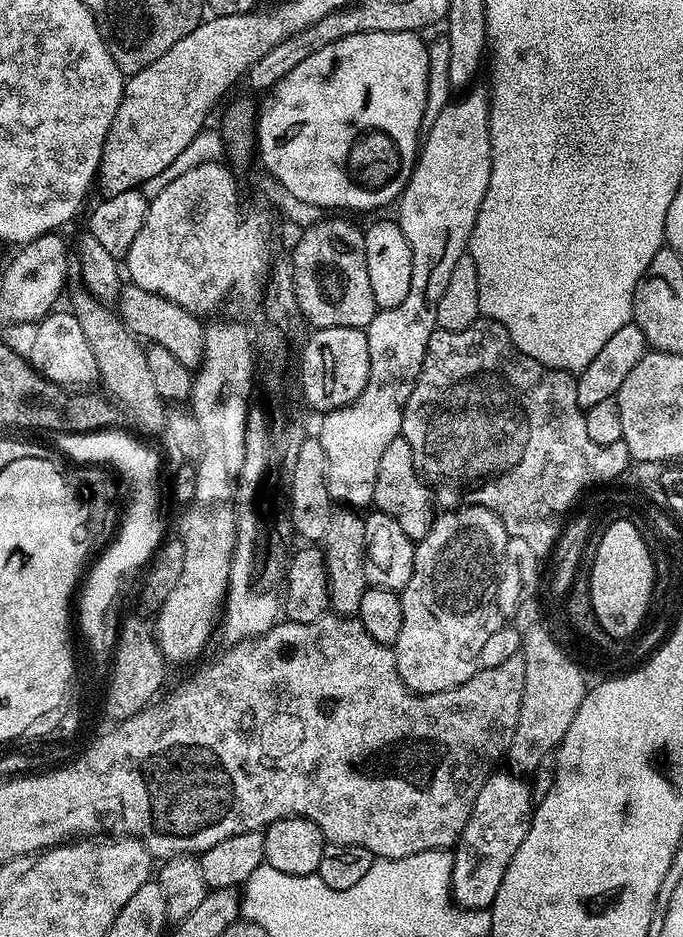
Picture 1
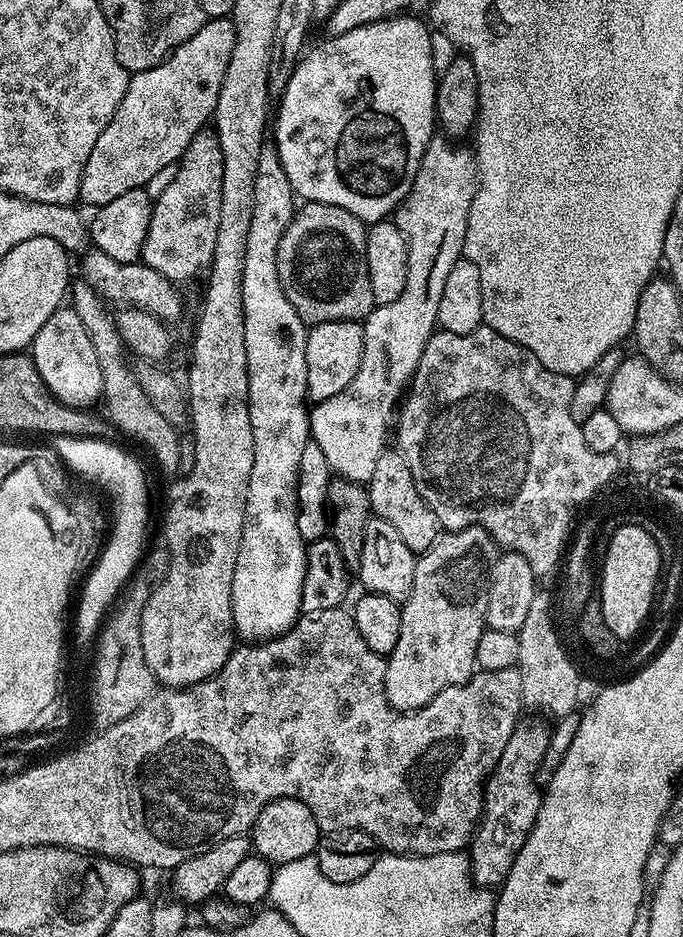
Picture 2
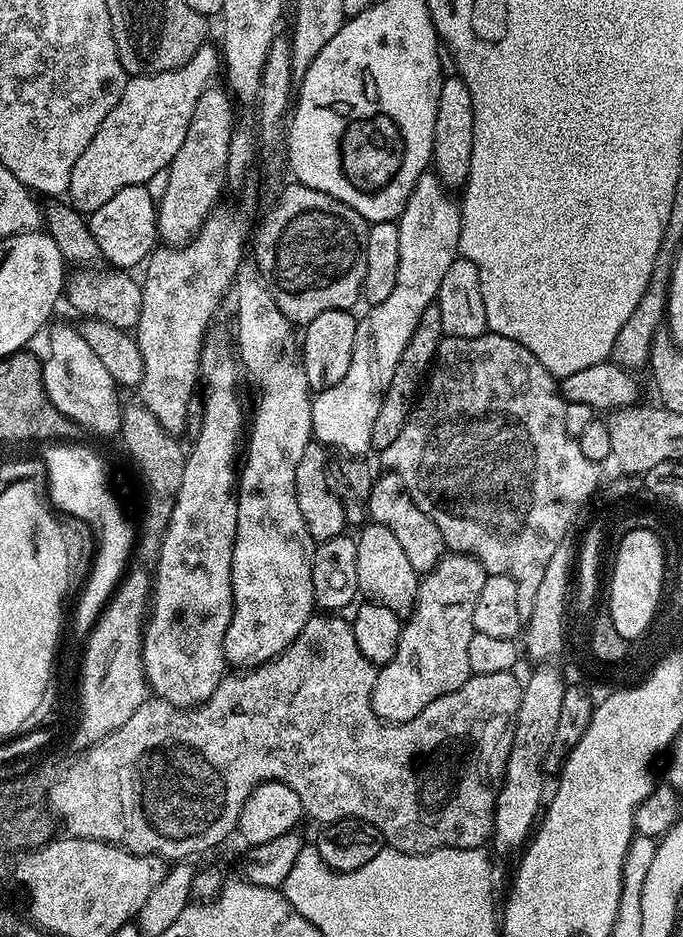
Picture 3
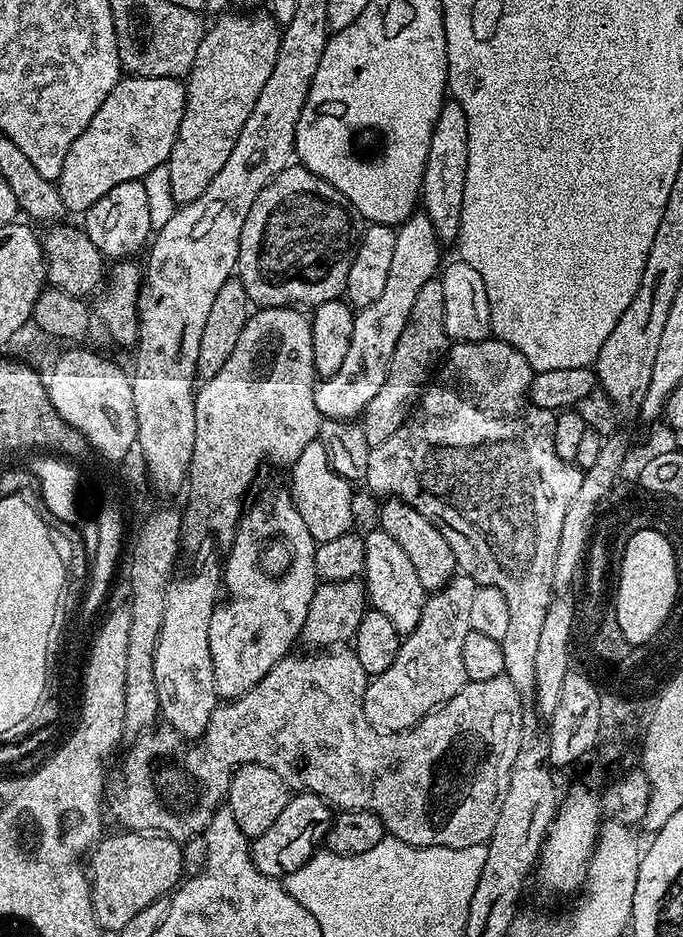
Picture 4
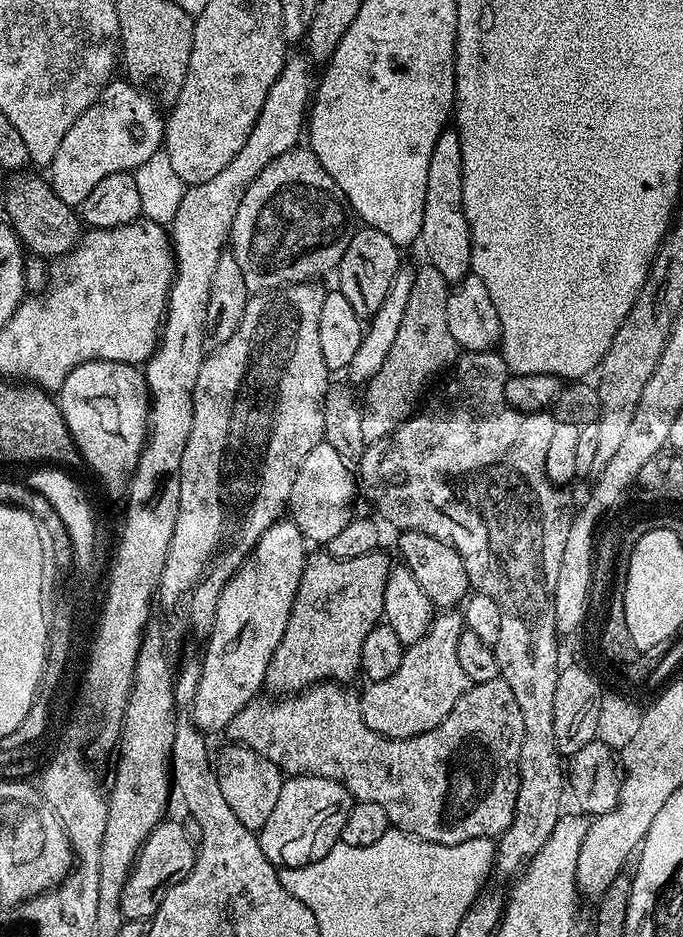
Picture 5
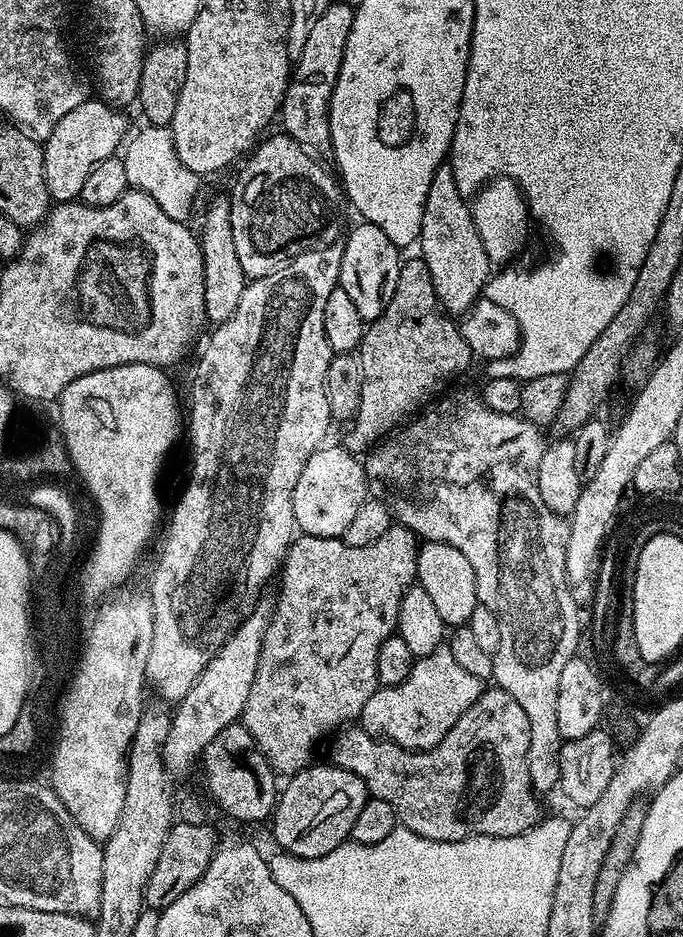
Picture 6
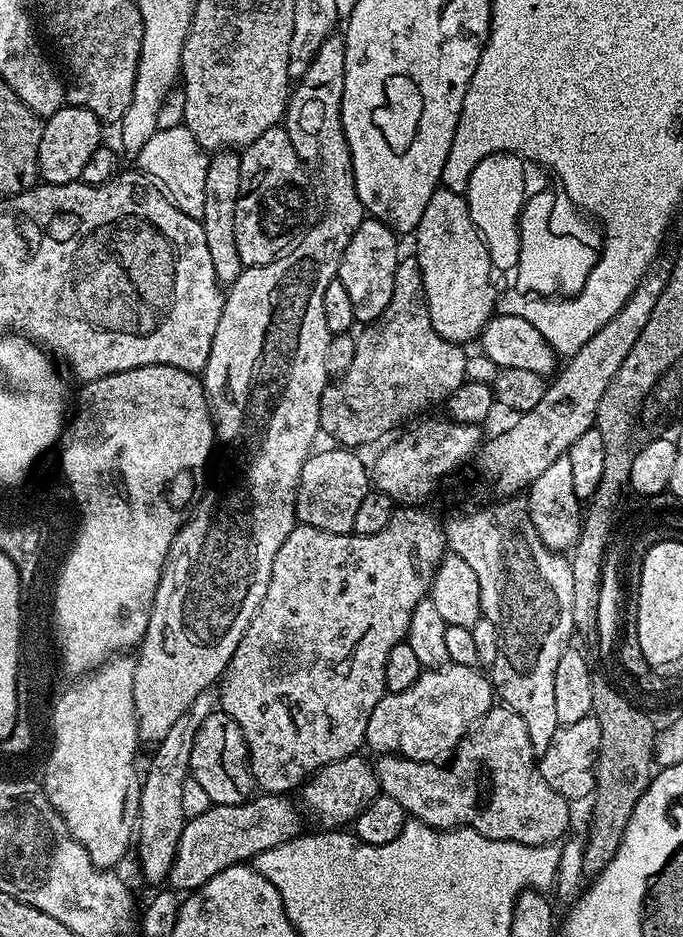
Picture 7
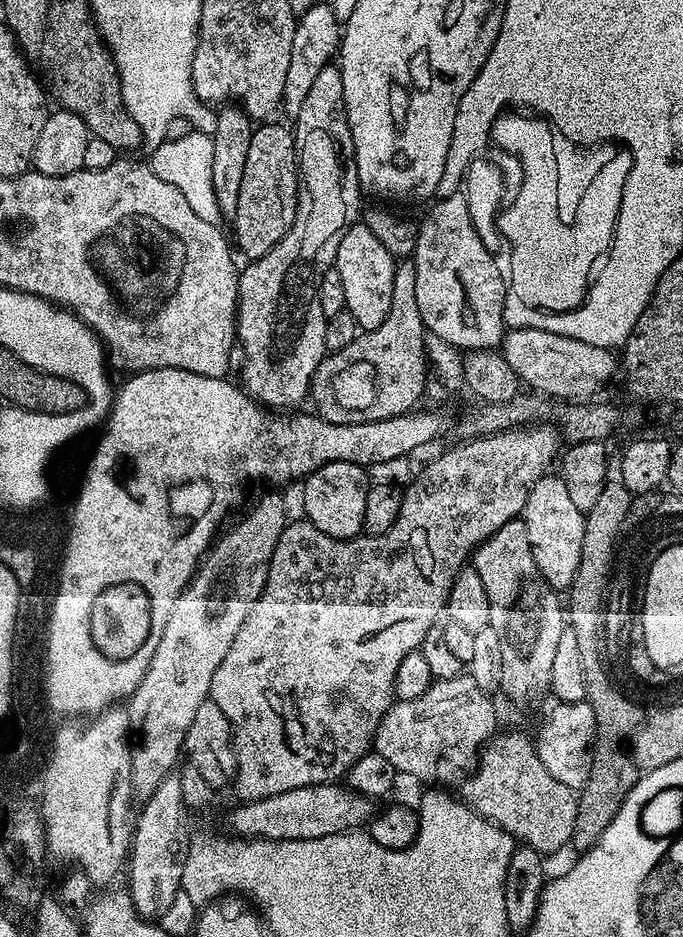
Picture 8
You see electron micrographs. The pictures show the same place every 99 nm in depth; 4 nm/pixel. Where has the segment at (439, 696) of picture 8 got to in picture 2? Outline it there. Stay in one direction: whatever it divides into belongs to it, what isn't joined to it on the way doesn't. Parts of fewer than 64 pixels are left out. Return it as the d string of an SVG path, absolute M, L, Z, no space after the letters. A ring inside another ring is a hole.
M471 524L457 532L445 531L434 542L434 546L430 546L430 550L417 555L414 586L402 601L400 609L402 631L398 634L398 646L394 646L384 666L384 693L390 706L397 712L414 712L426 706L438 698L442 690L464 684L477 671L478 638L482 638L486 627L488 577L492 575L492 563L497 555L496 541L479 524Z

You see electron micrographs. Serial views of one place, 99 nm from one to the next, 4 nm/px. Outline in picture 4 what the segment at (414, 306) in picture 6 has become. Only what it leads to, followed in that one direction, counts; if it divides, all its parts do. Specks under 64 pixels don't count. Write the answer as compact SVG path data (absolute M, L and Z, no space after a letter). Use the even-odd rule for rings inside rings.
M434 278L422 286L418 314L413 314L406 322L402 338L398 338L398 346L394 346L386 382L382 382L381 392L374 394L374 402L362 414L362 427L372 444L386 442L386 438L390 438L394 430L403 426L449 346L443 313L442 284L438 278Z

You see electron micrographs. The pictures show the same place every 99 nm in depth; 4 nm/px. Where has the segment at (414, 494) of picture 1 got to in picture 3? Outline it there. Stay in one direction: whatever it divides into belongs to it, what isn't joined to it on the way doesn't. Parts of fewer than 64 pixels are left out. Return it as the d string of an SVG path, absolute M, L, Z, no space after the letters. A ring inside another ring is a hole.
M385 471L383 475L377 475L372 482L368 520L378 526L386 526L386 530L390 530L390 534L394 534L394 538L398 538L402 551L405 552L410 566L414 566L416 573L429 572L446 554L442 530L438 530L438 526L434 526L434 522L426 514L422 514L422 510L418 510L414 498L410 498L410 494L406 490L402 478L398 478L398 474Z

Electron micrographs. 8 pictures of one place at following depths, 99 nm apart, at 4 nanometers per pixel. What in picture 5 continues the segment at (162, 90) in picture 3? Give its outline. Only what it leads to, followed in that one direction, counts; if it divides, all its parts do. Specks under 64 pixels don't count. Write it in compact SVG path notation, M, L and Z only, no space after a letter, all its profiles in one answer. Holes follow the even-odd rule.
M113 78L102 94L66 130L66 138L58 146L50 165L50 183L54 194L62 202L79 206L86 202L90 190L106 178L106 174L132 172L154 153L161 151L164 143L165 117L156 113L158 104L147 96L143 87L124 78Z

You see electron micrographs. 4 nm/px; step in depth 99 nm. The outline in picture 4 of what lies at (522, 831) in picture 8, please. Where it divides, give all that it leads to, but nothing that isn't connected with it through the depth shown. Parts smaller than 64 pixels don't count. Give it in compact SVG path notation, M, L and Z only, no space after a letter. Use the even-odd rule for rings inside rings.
M308 650L305 656L289 654L278 661L246 694L242 694L236 700L229 700L221 703L212 712L210 722L206 726L203 736L189 742L185 737L180 736L173 728L167 726L153 726L147 732L140 733L131 741L132 749L124 756L120 764L120 773L116 781L111 781L110 796L112 792L112 812L120 826L127 826L134 832L150 832L161 836L169 836L177 842L185 842L190 838L201 835L204 828L210 822L210 818L216 813L217 808L225 803L232 775L237 768L243 764L261 764L274 774L278 774L287 782L289 789L296 792L312 792L328 801L329 805L336 810L366 810L374 814L384 823L384 831L387 835L398 838L410 846L419 848L465 848L466 846L478 846L487 844L490 834L494 834L494 826L498 826L498 810L502 810L502 802L508 793L510 786L510 774L514 770L514 758L518 758L520 749L520 732L522 726L522 714L525 705L520 699L518 690L514 690L514 682L510 682L508 676L502 675L498 678L490 678L486 682L474 682L473 680L462 686L454 698L450 698L443 706L422 718L412 728L404 732L381 732L380 729L370 726L370 722L364 713L364 695L368 689L369 677L366 670L362 670L362 662L358 662L355 651L340 652L344 650Z

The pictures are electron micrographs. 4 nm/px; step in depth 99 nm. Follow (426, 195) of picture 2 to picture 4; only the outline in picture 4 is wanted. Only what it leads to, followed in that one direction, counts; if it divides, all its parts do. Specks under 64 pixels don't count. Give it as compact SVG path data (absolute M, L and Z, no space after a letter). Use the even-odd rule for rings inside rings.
M423 210L409 216L396 228L390 275L386 277L382 295L370 302L370 306L355 313L354 334L350 334L350 350L346 353L338 374L317 383L316 401L321 417L355 421L374 402L374 394L381 392L382 382L386 382L394 346L398 346L398 338L402 338L406 322L417 311L422 286L441 271L440 248L442 241L436 237L434 226Z

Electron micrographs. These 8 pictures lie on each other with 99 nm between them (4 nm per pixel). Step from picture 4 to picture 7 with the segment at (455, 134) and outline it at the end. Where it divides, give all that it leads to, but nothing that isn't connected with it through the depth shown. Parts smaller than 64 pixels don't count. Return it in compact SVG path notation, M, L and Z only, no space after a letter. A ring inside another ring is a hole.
M443 186L437 188L434 194L430 194L430 202L426 202L426 210L422 214L422 222L418 222L414 239L416 239L416 264L420 267L419 283L424 289L426 306L429 307L430 322L433 323L434 330L452 344L464 346L467 345L467 340L475 341L497 311L496 284L492 281L494 269L490 254L479 230L471 221L465 197Z

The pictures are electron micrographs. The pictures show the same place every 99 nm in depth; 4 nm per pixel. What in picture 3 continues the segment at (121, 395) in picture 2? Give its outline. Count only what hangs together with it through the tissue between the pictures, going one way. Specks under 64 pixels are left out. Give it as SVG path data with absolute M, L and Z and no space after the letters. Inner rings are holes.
M133 402L120 413L119 439L124 439L124 448L132 455L140 476L144 479L144 517L138 520L138 552L144 562L154 562L160 556L162 538L166 534L166 526L170 514L174 514L174 502L178 498L178 486L182 486L182 470L184 469L185 449L181 441L171 432L167 432L146 410L143 404Z

